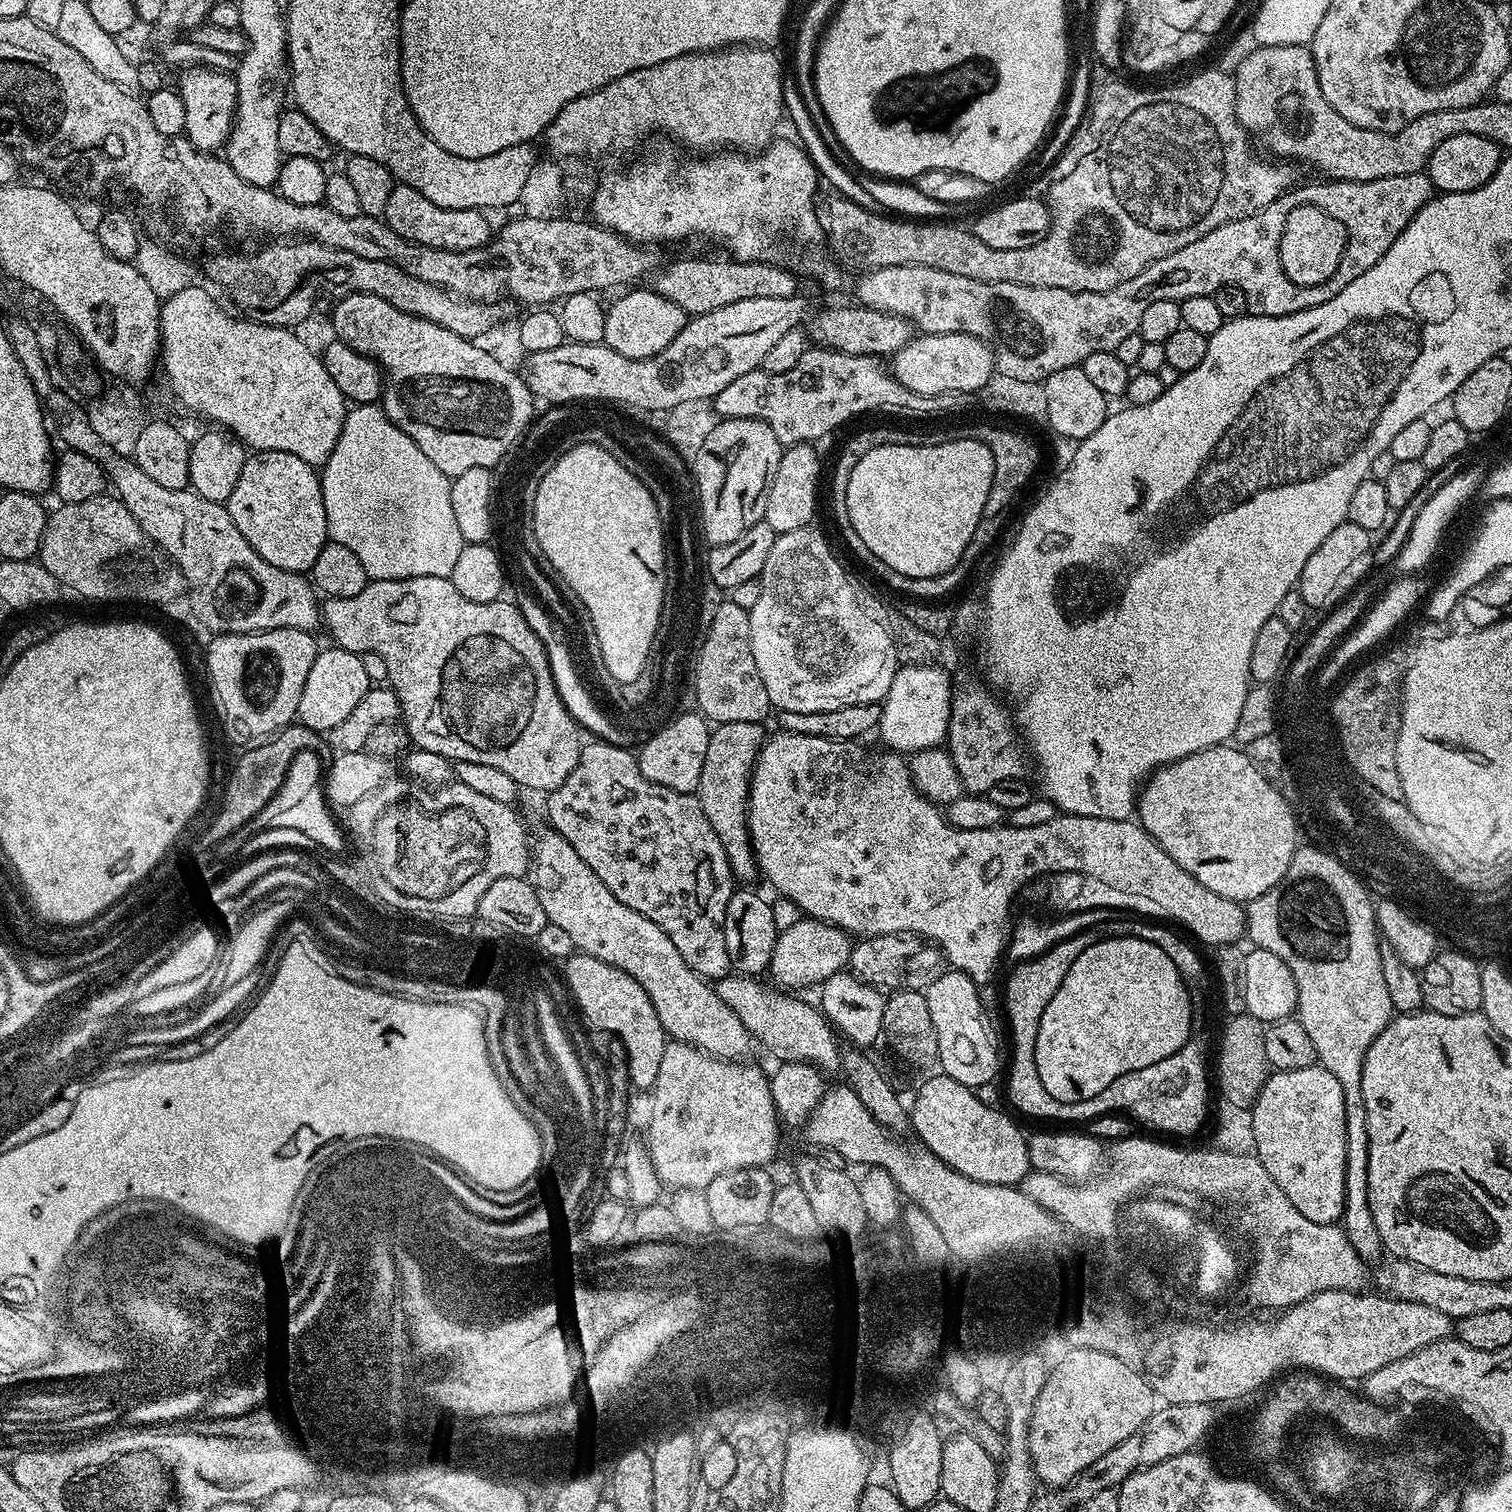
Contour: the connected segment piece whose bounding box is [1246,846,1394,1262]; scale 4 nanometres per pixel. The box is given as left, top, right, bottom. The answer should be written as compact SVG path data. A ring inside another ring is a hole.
M1304 846L1297 847L1296 853L1292 855L1292 861L1286 870L1286 874L1274 887L1266 890L1266 894L1247 901L1246 936L1247 939L1250 938L1253 940L1251 943L1255 947L1262 950L1270 950L1270 954L1278 954L1278 958L1282 958L1282 962L1286 962L1286 966L1290 966L1290 974L1294 974L1294 986L1297 987L1295 1015L1302 1022L1302 1026L1306 1026L1306 1034L1310 1034L1310 1042L1314 1042L1314 1050L1316 1051L1316 1059L1319 1067L1330 1070L1330 1074L1334 1074L1334 1078L1338 1078L1338 1083L1342 1086L1344 1105L1346 1106L1346 1186L1344 1187L1342 1227L1346 1238L1350 1242L1350 1246L1354 1246L1354 1250L1358 1255L1372 1262L1372 1259L1379 1252L1382 1252L1382 1245L1378 1230L1374 1226L1374 1214L1370 1214L1370 1194L1368 1193L1368 1135L1366 1134L1366 1106L1362 1102L1362 1062L1364 1061L1366 1050L1372 1045L1374 1038L1378 1038L1378 1034L1382 1034L1385 1026L1392 1021L1394 1009L1390 1002L1390 990L1386 990L1386 982L1382 975L1382 958L1380 957L1382 937L1376 927L1376 909L1374 907L1373 897L1370 895L1364 881L1354 875L1337 856L1332 855L1331 852L1319 846L1308 847L1312 848L1304 848Z

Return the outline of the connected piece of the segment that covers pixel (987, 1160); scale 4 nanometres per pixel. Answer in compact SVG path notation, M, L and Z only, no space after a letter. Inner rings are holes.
M943 1074L932 1076L916 1092L916 1101L910 1104L910 1128L920 1135L919 1143L932 1151L946 1166L987 1184L1006 1184L1016 1186L1030 1172L1028 1140L1020 1133L1020 1128L1008 1116L1000 1113L999 1107L983 1105L975 1096L973 1089L954 1082L954 1078Z

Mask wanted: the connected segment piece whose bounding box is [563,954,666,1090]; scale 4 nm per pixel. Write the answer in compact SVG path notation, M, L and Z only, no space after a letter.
M573 954L568 957L563 968L564 976L568 979L568 988L572 991L572 996L576 999L577 1006L584 1011L585 1018L594 1027L601 1028L602 1031L609 1032L612 1036L617 1036L624 1043L622 1052L628 1058L629 1081L635 1087L637 1084L638 1087L644 1088L644 1090L651 1090L658 1078L658 1065L662 1063L662 1050L666 1043L666 1033L662 1022L658 1022L658 1014L654 1010L654 1002L650 1002L646 990L642 990L642 986L634 978L630 978L630 974L626 974L622 970L618 970L593 956Z

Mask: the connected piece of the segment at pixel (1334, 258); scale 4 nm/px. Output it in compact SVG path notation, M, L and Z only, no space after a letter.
M1307 204L1296 207L1287 215L1279 240L1279 261L1283 272L1297 287L1324 284L1340 265L1346 244L1345 226L1322 209Z

